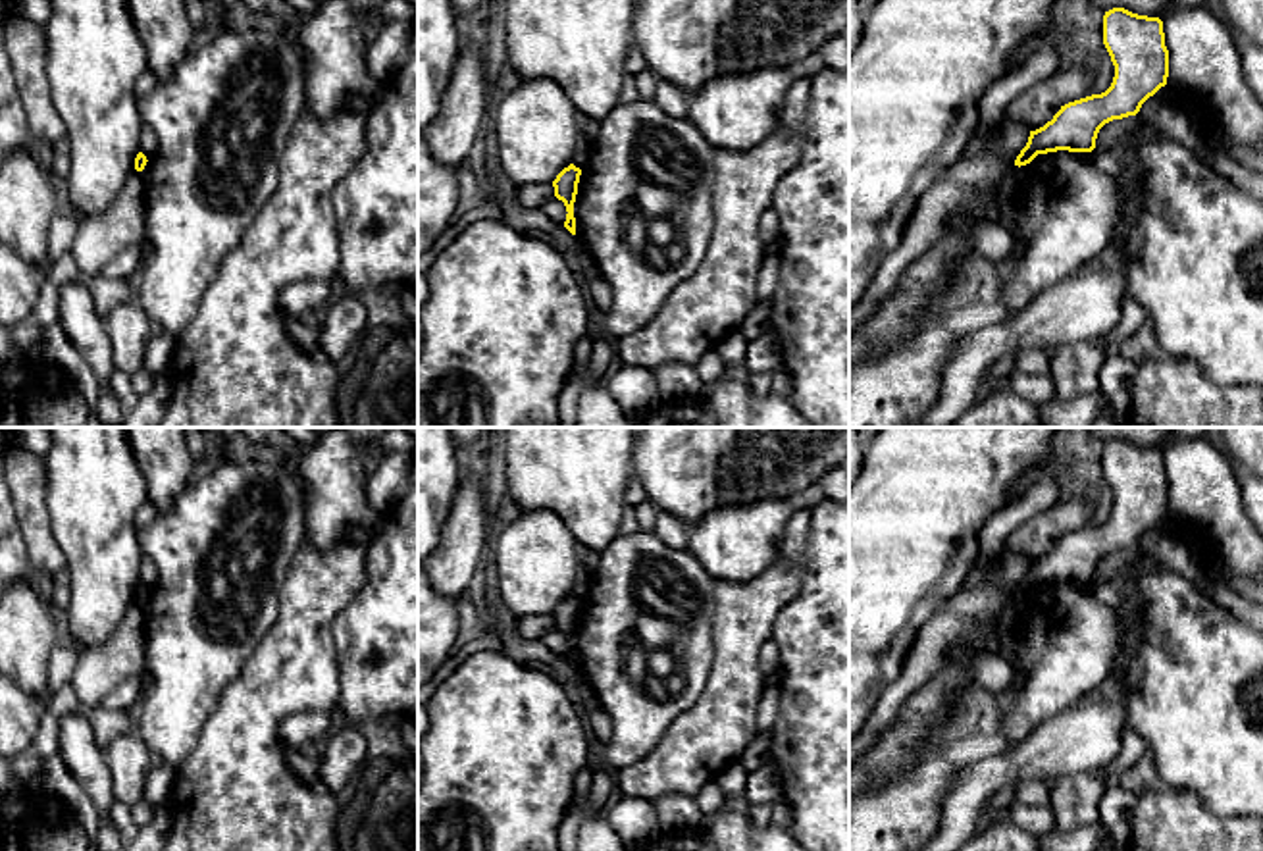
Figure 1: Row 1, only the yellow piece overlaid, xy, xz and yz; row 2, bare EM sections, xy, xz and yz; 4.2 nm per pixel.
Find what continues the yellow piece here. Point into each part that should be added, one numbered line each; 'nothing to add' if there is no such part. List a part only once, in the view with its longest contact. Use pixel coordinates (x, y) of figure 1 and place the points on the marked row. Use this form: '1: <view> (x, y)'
nothing to add

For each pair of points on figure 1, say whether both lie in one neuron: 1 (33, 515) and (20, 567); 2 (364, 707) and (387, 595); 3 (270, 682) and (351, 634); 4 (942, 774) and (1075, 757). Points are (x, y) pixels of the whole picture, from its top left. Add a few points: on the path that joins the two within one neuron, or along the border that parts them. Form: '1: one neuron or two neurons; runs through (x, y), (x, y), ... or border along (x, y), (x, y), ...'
1: two neurons; border along (20, 528), (33, 574)
2: one neuron; runs through (380, 680), (387, 672), (387, 622)
3: two neurons; border along (351, 601), (332, 626), (337, 688)
4: two neurons; border along (961, 769), (942, 801), (940, 815)

